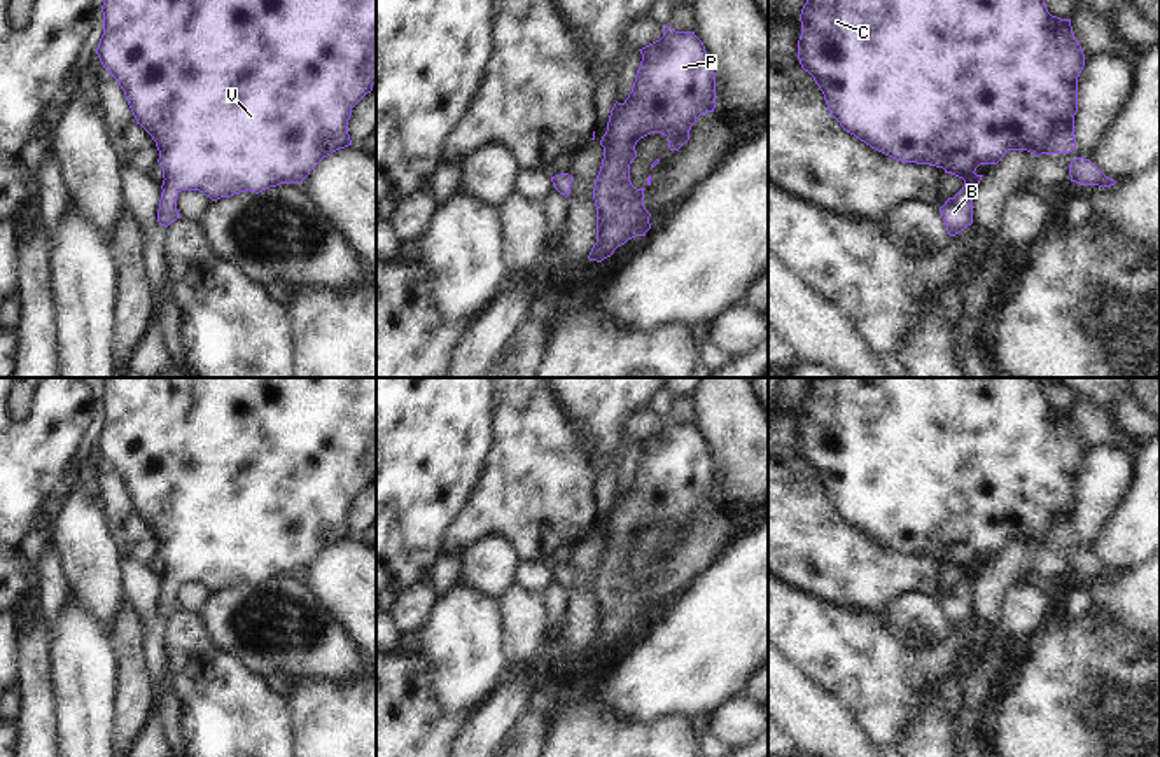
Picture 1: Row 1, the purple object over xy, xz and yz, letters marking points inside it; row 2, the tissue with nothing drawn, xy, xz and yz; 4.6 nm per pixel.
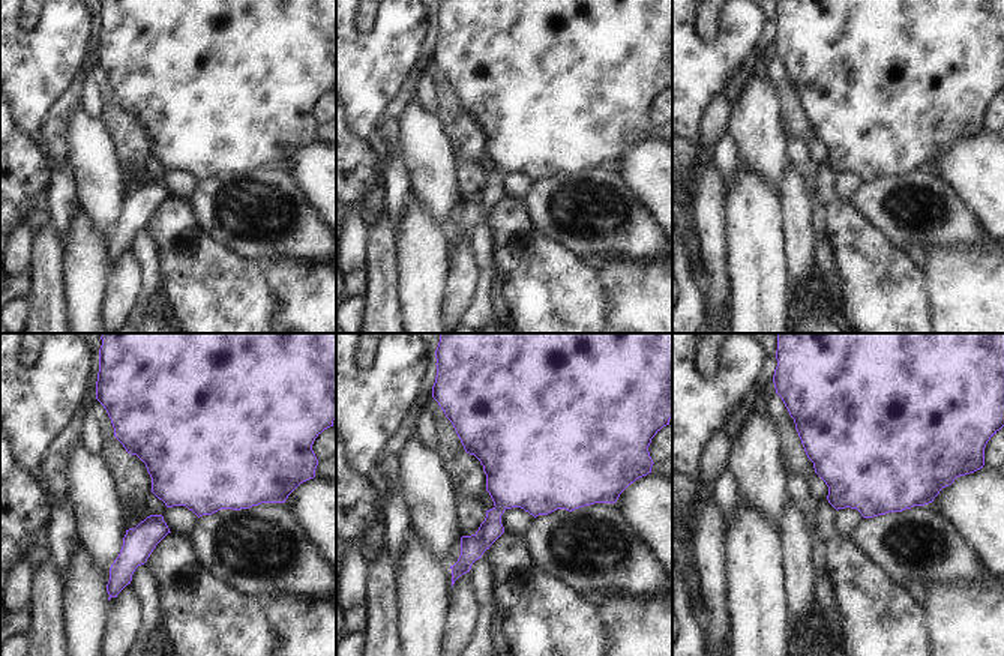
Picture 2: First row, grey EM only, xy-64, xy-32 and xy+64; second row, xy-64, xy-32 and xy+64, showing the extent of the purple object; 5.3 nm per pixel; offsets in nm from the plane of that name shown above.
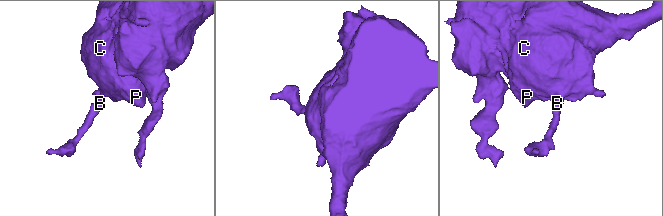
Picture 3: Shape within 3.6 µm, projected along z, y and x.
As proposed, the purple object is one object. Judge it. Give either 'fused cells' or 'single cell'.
single cell

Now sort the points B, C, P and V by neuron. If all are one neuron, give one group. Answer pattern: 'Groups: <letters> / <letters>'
Groups: B C P V

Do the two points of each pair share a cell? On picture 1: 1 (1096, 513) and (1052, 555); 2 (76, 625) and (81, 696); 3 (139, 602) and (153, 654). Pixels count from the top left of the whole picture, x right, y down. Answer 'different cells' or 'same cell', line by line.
1: different cells
2: same cell
3: same cell

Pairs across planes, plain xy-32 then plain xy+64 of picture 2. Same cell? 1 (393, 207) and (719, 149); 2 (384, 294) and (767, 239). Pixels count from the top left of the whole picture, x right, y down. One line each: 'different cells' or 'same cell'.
1: same cell
2: different cells

